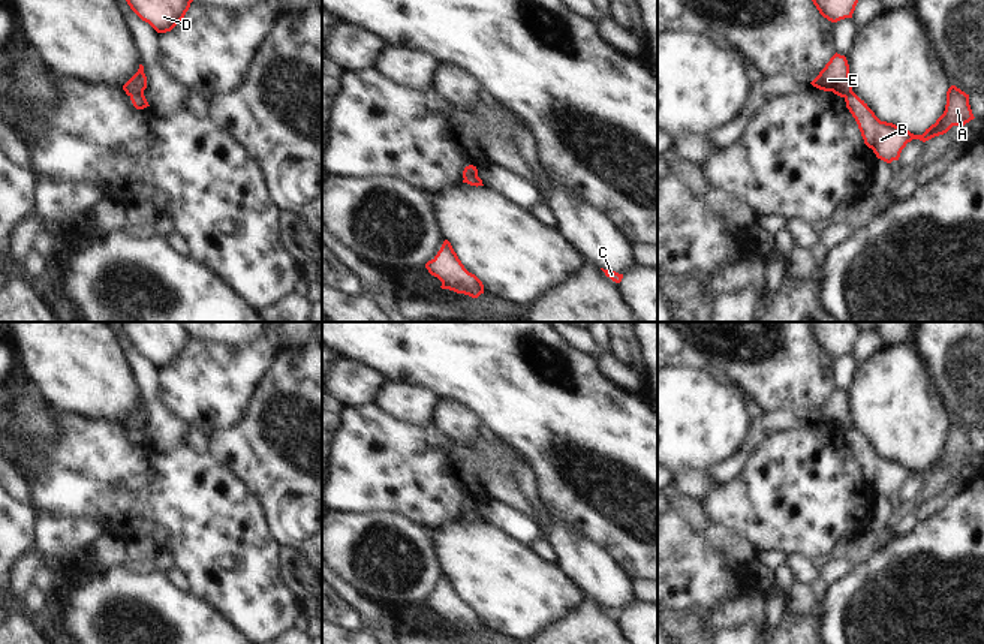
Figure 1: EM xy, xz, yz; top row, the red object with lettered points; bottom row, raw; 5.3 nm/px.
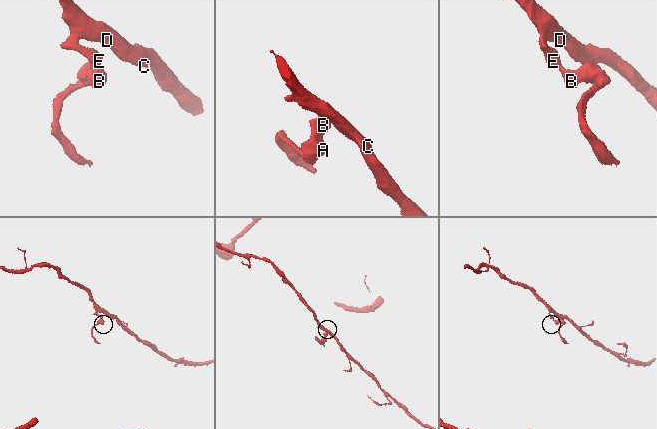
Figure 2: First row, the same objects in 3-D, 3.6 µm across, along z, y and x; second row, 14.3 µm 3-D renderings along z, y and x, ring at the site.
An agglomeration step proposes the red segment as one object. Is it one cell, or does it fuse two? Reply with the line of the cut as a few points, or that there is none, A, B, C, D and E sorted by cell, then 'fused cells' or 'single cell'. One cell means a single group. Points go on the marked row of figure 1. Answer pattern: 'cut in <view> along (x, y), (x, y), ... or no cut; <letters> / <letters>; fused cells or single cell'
cut in xy along (143, 92), (131, 98); A B / C D E; fused cells

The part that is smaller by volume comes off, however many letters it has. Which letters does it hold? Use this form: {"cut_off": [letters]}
{"cut_off": ["A", "B"]}

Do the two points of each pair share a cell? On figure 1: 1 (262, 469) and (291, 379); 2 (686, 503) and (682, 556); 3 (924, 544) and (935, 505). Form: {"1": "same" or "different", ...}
{"1": "same", "2": "different", "3": "different"}

